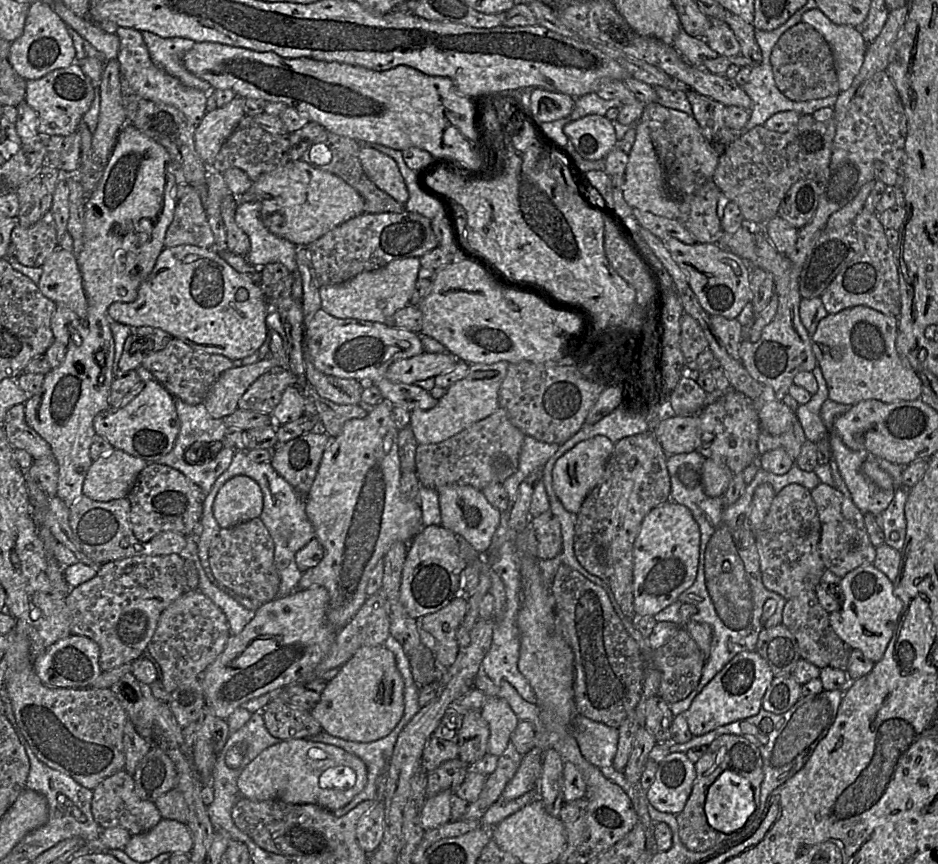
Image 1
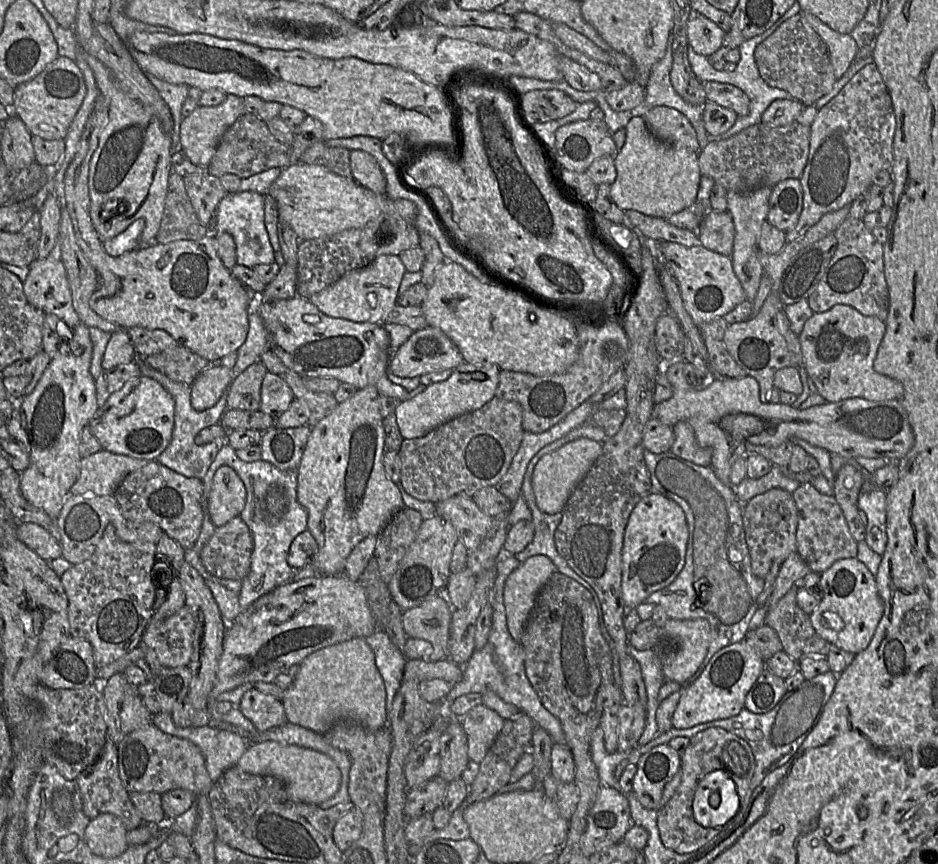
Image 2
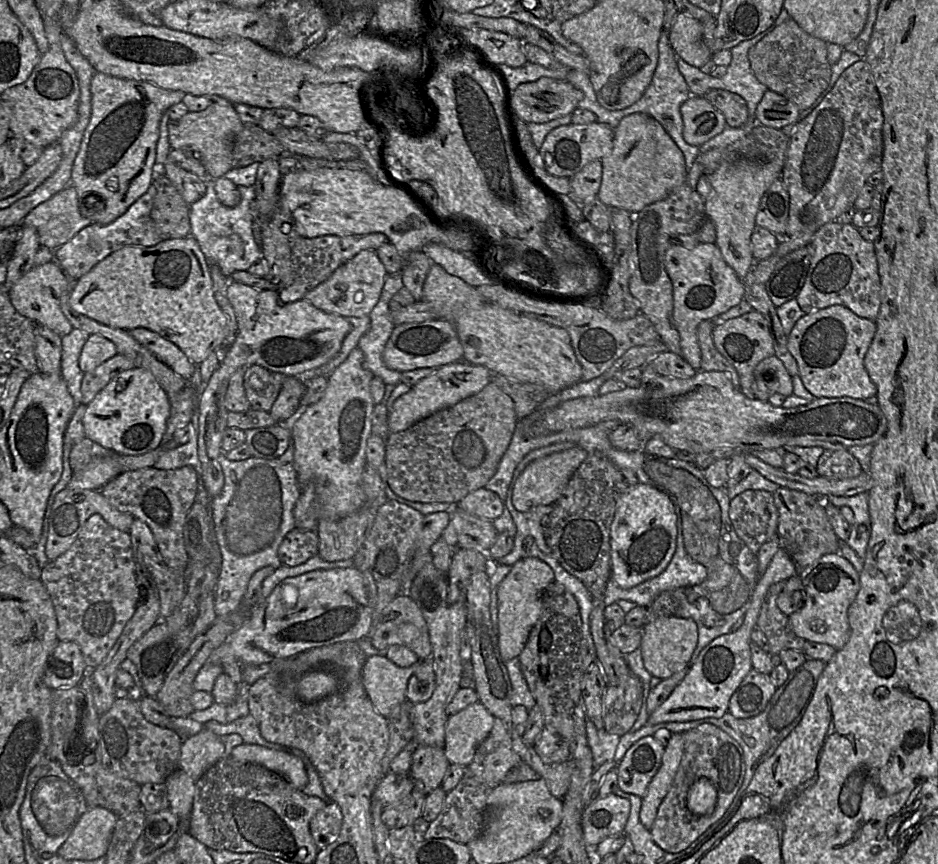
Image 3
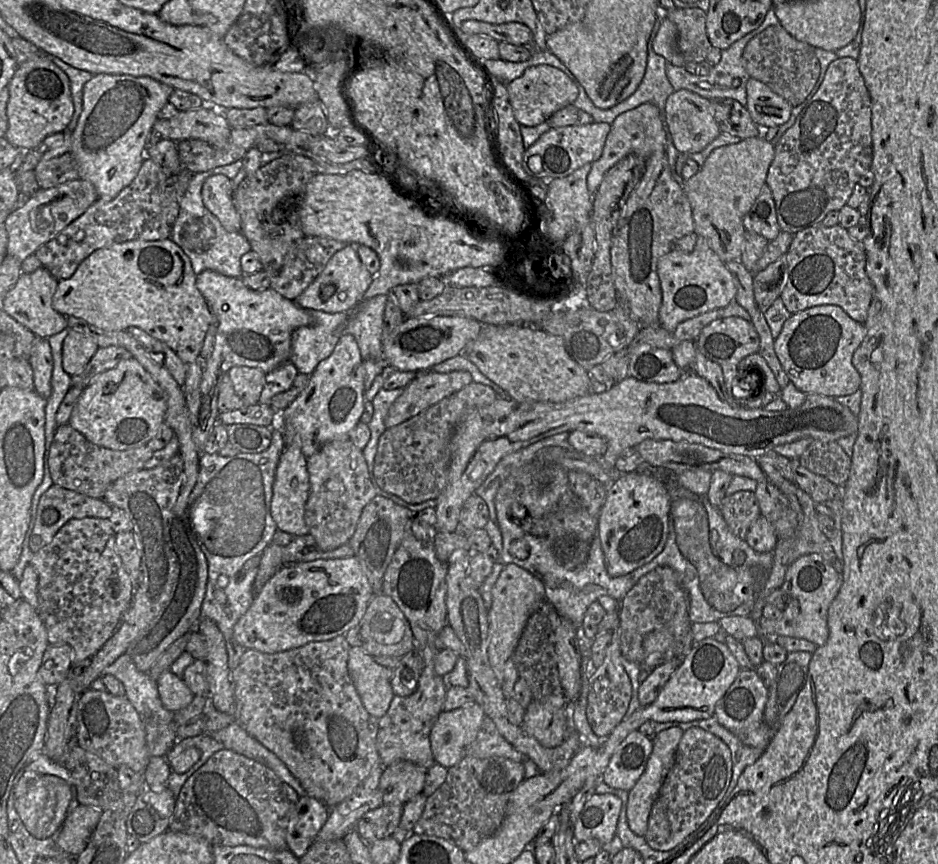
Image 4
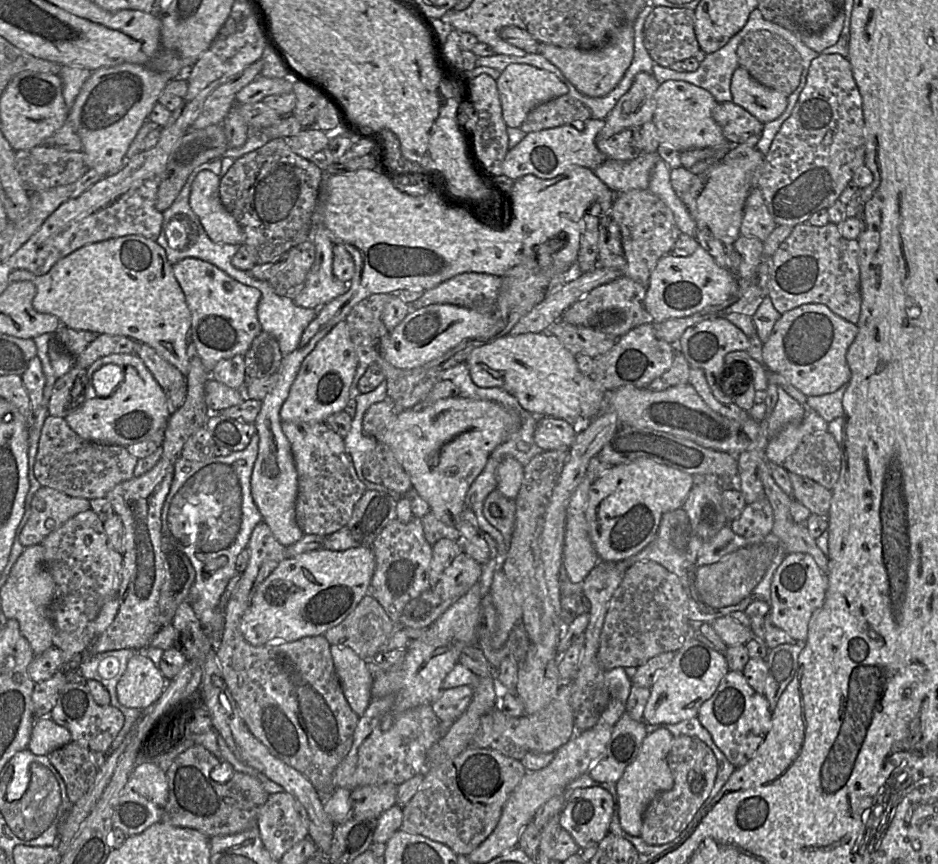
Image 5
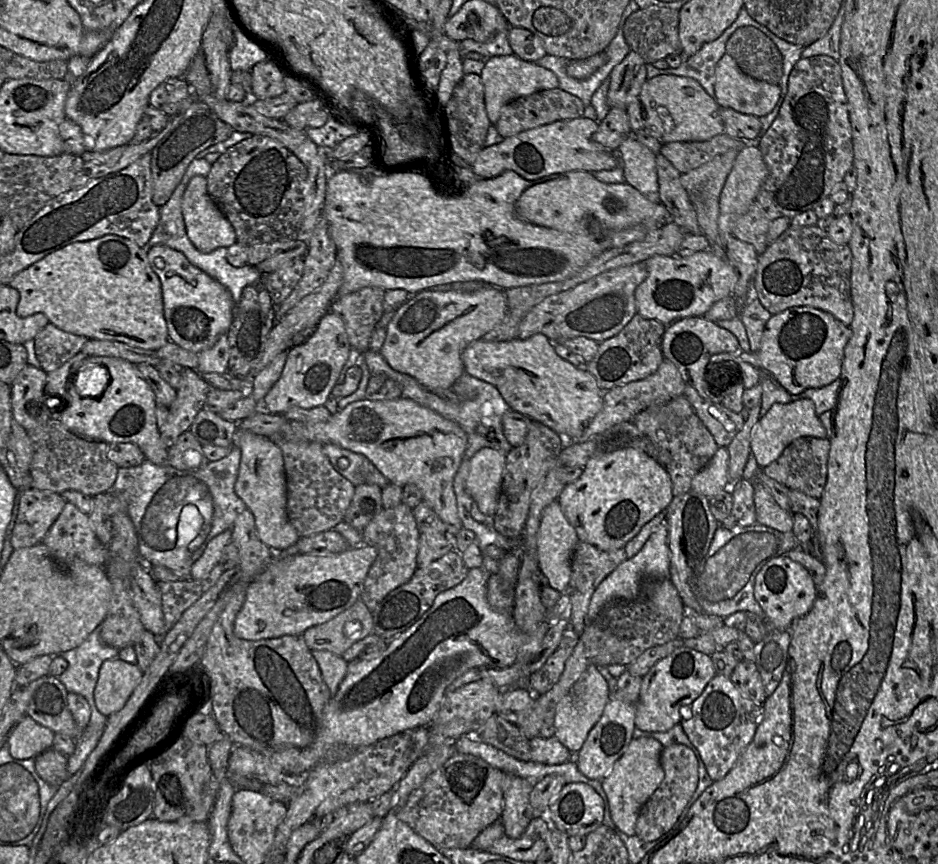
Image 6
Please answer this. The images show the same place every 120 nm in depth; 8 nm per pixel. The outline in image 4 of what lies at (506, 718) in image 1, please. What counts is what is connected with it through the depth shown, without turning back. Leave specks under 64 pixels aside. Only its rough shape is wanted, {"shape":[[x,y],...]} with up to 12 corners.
{"shape":[[475,702],[442,711],[430,733],[435,762],[457,765],[485,717]]}

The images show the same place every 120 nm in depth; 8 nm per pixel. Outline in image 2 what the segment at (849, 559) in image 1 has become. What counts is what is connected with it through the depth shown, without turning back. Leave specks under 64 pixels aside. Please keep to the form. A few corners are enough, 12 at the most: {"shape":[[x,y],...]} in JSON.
{"shape":[[792,492],[796,550],[812,572],[857,558],[834,496]]}

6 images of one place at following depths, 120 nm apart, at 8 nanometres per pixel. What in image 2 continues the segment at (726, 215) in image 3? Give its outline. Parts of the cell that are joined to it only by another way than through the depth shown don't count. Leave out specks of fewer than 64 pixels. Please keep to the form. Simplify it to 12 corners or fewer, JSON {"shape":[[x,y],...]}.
{"shape":[[772,188],[727,191],[735,238],[731,260],[753,301],[765,274],[758,239]]}

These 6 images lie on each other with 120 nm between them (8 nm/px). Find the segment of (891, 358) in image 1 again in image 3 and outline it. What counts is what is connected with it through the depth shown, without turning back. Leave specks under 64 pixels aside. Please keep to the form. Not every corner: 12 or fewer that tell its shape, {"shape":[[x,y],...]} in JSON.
{"shape":[[844,305],[788,335],[816,398],[875,401],[864,367],[874,320]]}

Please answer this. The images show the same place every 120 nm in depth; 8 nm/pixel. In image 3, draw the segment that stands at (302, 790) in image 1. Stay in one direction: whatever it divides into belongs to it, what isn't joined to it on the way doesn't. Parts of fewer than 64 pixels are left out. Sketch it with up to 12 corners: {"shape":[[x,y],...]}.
{"shape":[[242,744],[232,758],[260,765],[302,791],[308,762],[291,753]]}

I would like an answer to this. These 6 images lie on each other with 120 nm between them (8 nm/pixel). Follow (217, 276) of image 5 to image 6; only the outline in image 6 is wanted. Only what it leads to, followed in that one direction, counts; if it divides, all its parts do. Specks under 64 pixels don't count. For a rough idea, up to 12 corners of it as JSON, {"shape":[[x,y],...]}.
{"shape":[[163,245],[146,250],[169,342],[195,354],[232,323],[229,290]]}

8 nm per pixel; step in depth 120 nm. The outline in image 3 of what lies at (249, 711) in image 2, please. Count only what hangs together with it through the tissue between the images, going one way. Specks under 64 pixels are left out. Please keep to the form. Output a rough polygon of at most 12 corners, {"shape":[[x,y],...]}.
{"shape":[[225,673],[211,695],[225,705],[229,721],[250,715],[247,684],[236,685]]}

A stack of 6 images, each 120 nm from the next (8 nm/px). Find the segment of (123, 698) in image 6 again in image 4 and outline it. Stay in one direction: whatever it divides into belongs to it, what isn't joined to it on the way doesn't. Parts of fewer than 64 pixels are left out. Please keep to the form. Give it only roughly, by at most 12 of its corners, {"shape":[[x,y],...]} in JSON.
{"shape":[[170,671],[156,679],[162,705],[171,712],[187,707],[195,697]]}

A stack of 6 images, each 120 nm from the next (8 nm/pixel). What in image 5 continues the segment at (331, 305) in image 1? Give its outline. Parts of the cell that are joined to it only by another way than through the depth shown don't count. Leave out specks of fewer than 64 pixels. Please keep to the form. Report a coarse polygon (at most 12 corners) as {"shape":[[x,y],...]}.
{"shape":[[314,222],[315,260],[294,303],[319,310],[349,283],[334,276],[335,238]]}

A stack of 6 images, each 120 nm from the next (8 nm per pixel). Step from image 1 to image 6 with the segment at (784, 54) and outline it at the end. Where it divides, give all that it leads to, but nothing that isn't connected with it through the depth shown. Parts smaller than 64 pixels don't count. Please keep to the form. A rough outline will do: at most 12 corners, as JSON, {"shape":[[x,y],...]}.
{"shape":[[752,26],[736,29],[726,53],[746,75],[779,85],[783,56]]}

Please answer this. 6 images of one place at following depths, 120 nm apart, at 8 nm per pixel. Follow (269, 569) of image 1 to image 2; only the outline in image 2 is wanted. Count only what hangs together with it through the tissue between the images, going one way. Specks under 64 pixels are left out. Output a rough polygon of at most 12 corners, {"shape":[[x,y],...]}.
{"shape":[[238,516],[216,527],[201,552],[213,576],[249,573],[251,531]]}

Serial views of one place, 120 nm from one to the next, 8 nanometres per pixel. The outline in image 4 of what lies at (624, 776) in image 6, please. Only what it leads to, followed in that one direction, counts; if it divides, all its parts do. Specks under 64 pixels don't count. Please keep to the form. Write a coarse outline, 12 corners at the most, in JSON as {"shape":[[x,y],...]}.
{"shape":[[684,731],[653,737],[647,766],[628,792],[629,828],[645,836],[651,808]]}

